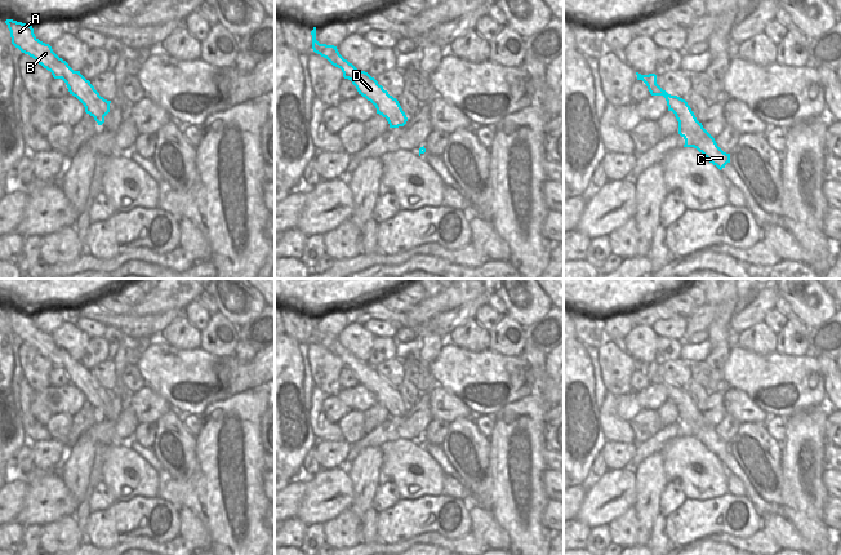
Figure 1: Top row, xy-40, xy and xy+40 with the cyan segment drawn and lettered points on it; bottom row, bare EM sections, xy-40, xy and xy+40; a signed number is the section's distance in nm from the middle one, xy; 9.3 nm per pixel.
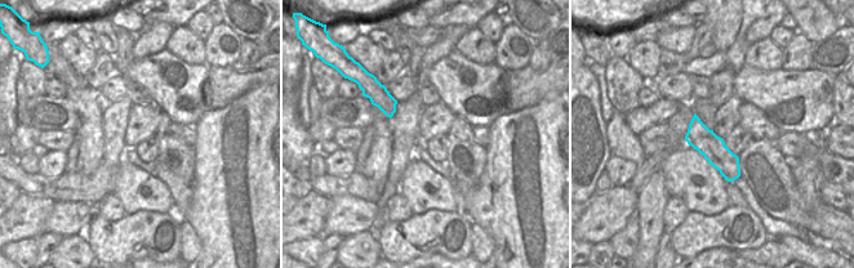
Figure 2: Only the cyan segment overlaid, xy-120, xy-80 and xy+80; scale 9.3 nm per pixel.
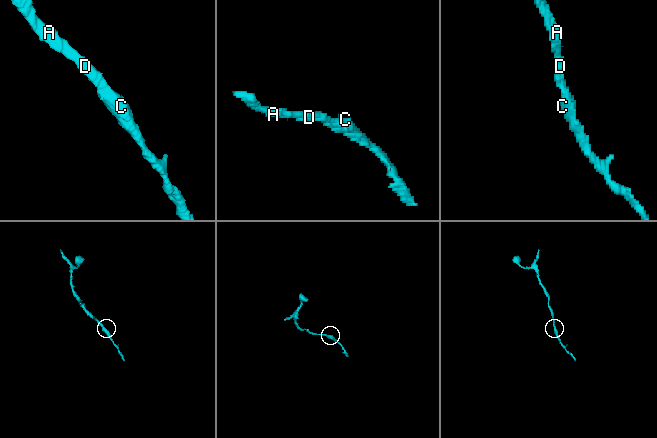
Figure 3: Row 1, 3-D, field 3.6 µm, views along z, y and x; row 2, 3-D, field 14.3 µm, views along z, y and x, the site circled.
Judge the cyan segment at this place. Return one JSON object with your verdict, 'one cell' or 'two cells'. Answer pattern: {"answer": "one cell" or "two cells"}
{"answer": "one cell"}

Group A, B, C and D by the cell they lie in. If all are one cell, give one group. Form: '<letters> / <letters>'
A B C D

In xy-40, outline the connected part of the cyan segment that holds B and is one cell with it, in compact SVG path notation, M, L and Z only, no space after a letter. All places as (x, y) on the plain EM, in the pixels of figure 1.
M6 308L5 312L10 320L12 333L36 348L39 354L52 361L54 368L62 368L70 383L84 394L85 401L93 405L98 414L102 414L104 405L110 401L111 390L101 386L90 370L80 360L74 360L53 341L49 333L40 330L35 325L32 315L13 308Z

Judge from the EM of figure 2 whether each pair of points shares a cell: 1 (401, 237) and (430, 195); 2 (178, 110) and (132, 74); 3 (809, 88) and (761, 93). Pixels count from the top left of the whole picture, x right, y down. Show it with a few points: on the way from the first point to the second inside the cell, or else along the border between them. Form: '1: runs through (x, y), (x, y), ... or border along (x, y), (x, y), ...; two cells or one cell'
1: border along (446, 210), (426, 210), (413, 214); two cells
2: runs through (168, 98), (143, 74); one cell
3: runs through (797, 93), (773, 93); one cell

